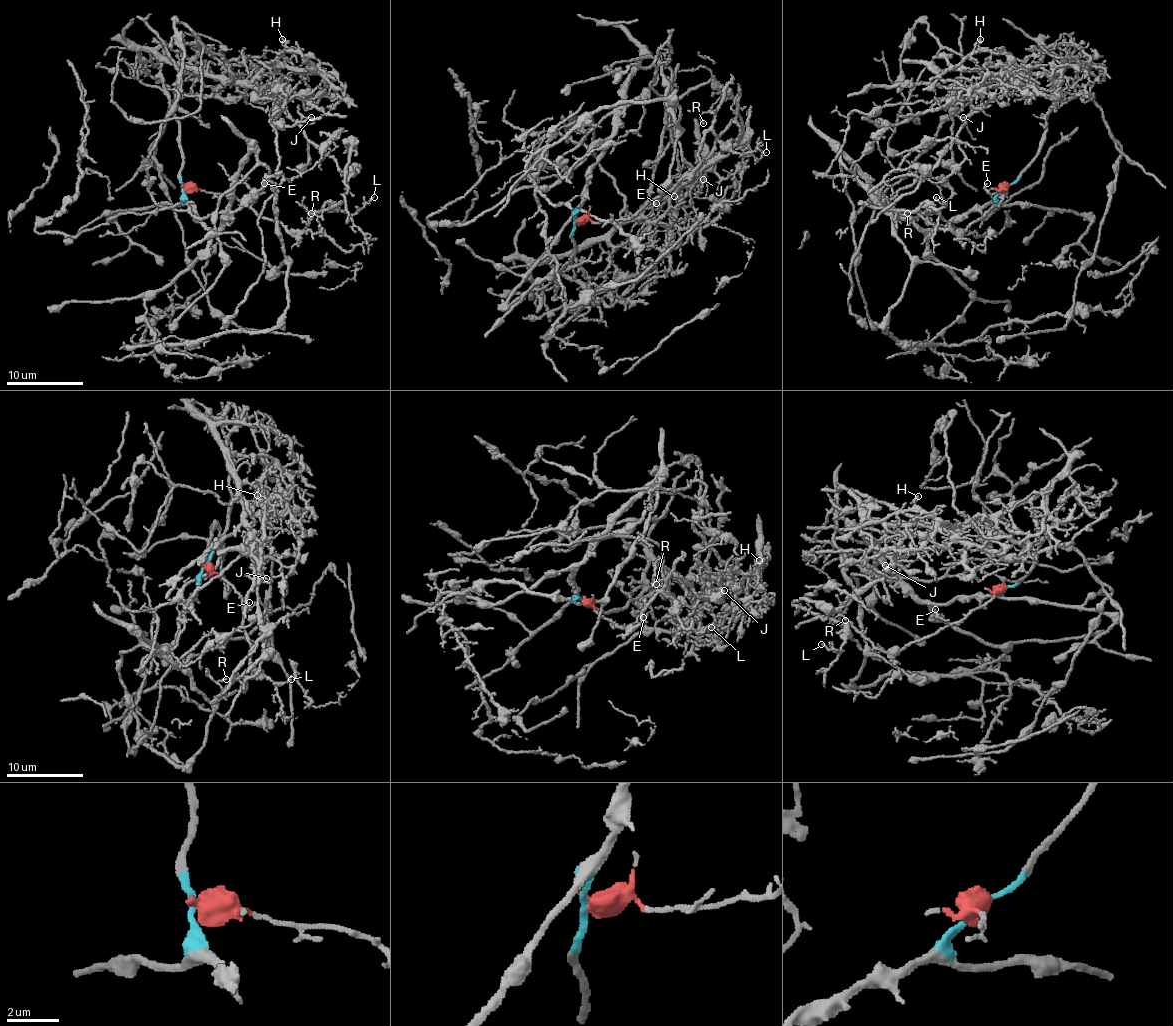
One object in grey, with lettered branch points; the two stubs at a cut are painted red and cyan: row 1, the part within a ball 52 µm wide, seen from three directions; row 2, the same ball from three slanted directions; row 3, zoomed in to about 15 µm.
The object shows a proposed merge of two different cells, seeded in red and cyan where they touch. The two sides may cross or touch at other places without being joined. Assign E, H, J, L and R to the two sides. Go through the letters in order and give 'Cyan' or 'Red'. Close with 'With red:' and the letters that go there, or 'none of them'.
E: Red
H: Cyan
J: Cyan
L: Red
R: Red
With red: E, L, R

